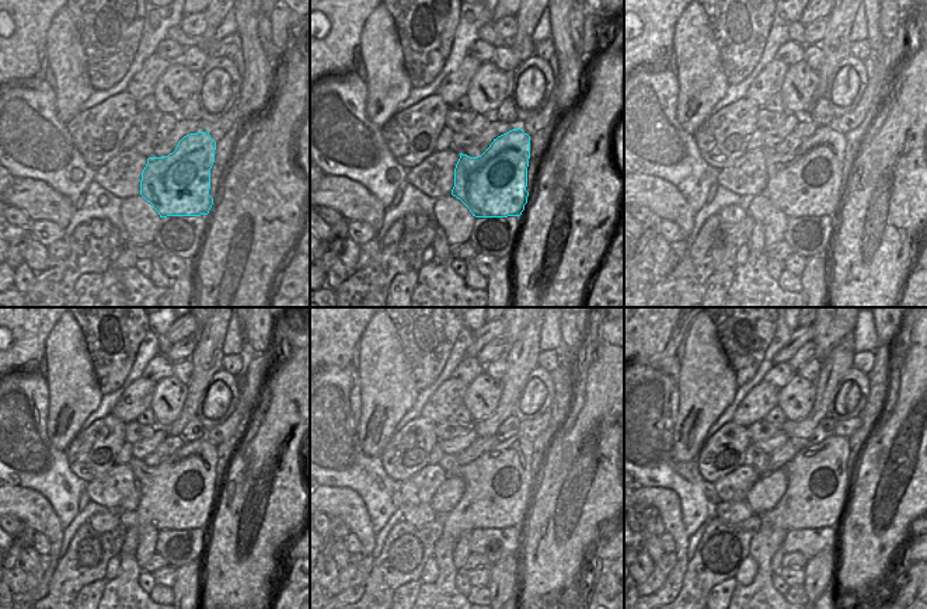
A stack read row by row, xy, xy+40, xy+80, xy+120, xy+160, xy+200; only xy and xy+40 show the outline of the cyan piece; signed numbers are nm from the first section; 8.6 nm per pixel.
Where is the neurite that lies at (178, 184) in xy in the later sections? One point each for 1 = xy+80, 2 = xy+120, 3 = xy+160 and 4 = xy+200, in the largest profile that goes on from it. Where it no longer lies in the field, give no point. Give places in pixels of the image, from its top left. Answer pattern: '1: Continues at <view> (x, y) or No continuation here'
1: Continues at xy+80 (807, 181)
2: Continues at xy+120 (178, 494)
3: Continues at xy+160 (499, 484)
4: Continues at xy+200 (818, 477).

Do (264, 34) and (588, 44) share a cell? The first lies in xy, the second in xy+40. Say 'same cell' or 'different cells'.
different cells

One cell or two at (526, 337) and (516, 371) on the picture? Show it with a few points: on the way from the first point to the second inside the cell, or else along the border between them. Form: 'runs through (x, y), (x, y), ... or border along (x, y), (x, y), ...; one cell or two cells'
runs through (526, 345), (519, 362); one cell

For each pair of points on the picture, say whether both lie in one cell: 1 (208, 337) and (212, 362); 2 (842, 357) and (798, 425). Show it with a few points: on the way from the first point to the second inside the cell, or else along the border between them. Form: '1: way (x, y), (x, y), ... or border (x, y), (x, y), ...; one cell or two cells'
1: way (209, 343), (209, 357); one cell
2: way (832, 375), (816, 413); one cell

